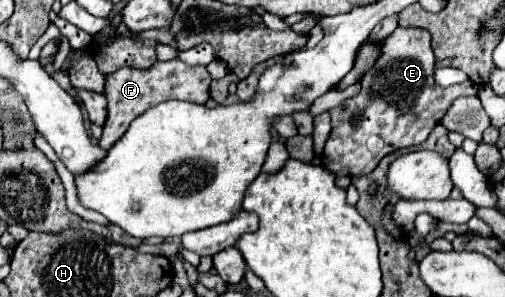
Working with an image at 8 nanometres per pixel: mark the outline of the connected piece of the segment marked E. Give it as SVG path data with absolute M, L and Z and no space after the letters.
M397 26L385 40L377 64L361 78L363 88L359 96L329 110L333 128L323 148L323 166L335 176L355 178L369 174L385 154L425 142L451 102L477 90L471 82L457 84L455 88L439 88L433 82L433 66L431 34L421 28Z

